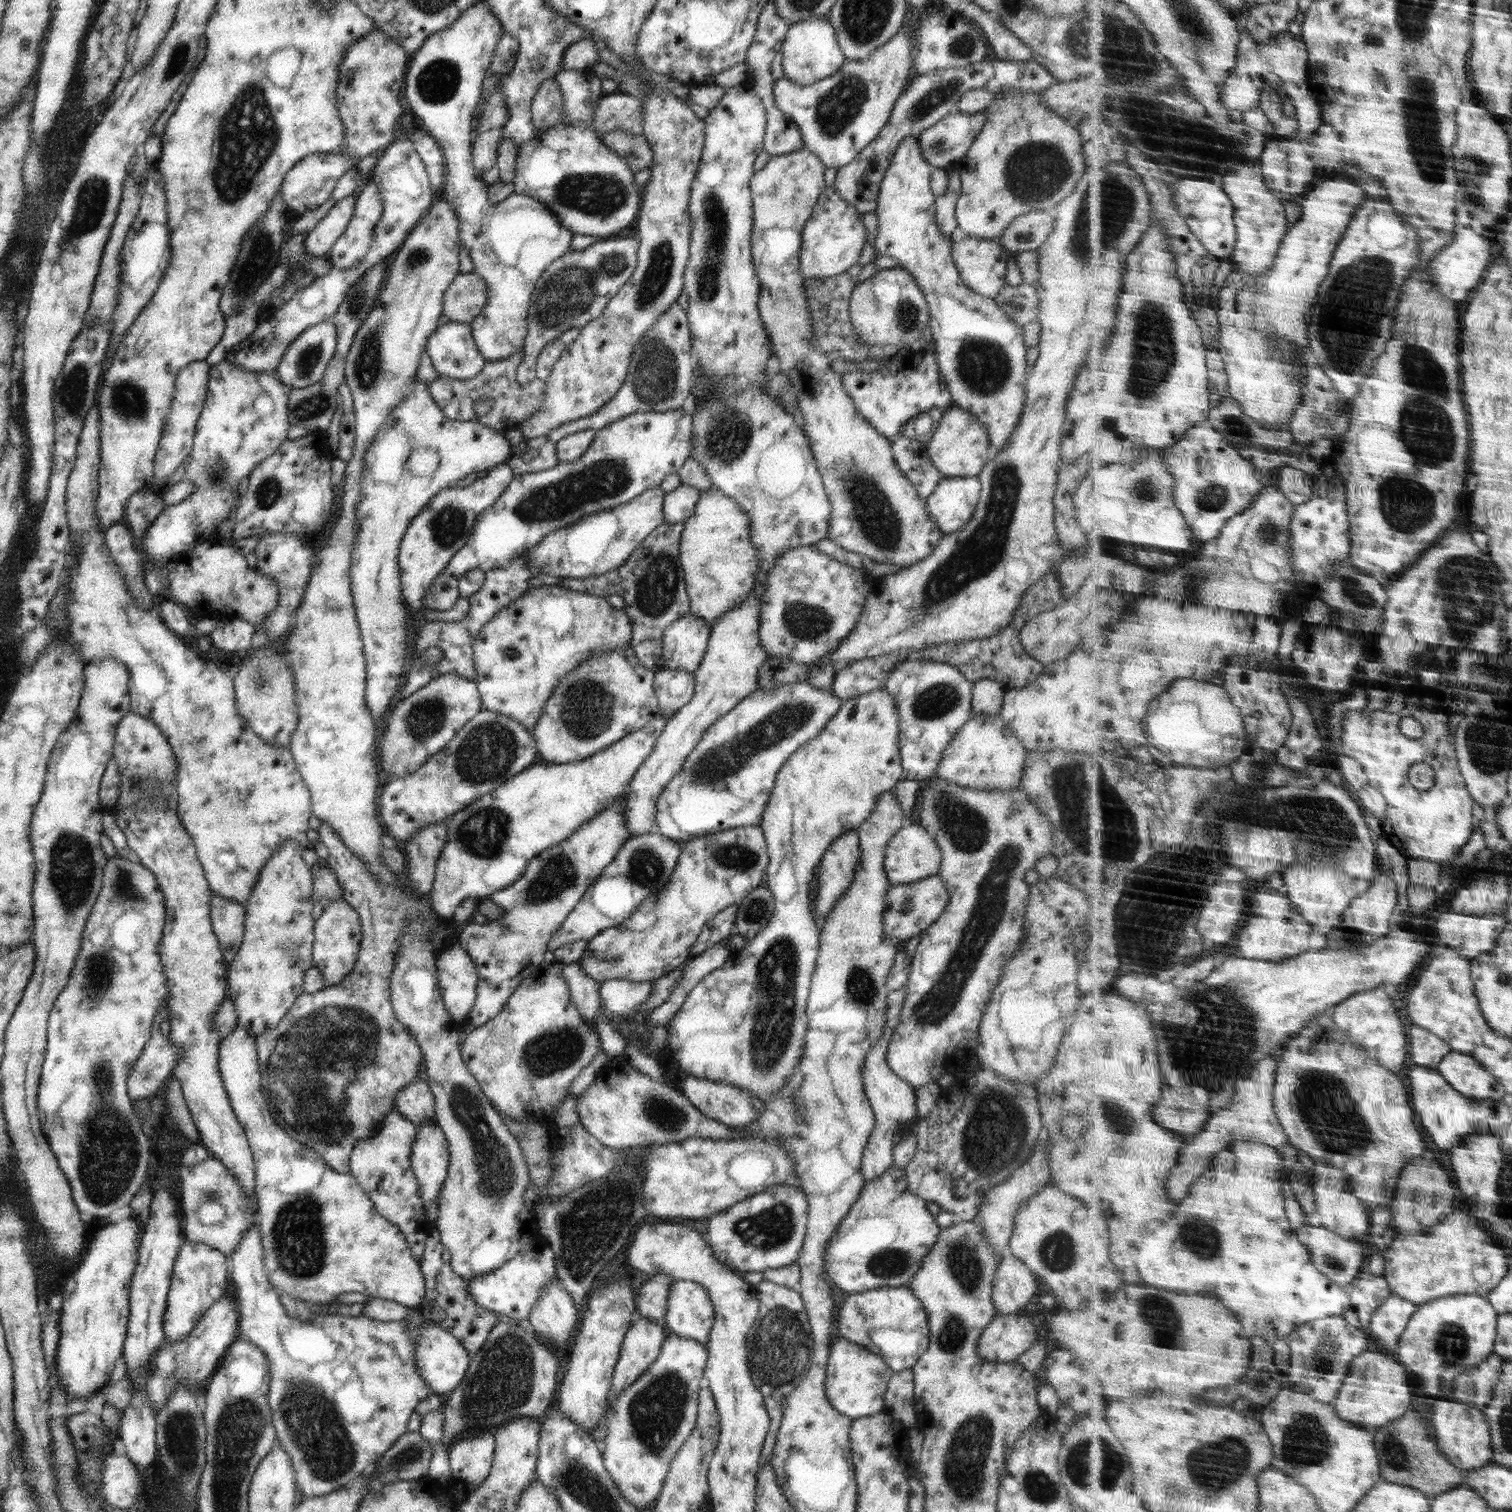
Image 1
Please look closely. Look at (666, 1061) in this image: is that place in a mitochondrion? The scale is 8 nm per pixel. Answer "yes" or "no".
no

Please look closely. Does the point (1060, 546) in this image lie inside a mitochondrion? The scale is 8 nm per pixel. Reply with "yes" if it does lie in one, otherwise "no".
no

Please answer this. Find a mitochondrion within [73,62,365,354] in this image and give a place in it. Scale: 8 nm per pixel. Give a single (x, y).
(248, 133)

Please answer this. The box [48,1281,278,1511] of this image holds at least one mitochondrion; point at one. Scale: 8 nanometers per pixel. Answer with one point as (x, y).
(183, 1440)

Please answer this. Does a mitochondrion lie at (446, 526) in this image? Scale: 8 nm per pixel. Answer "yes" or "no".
yes

